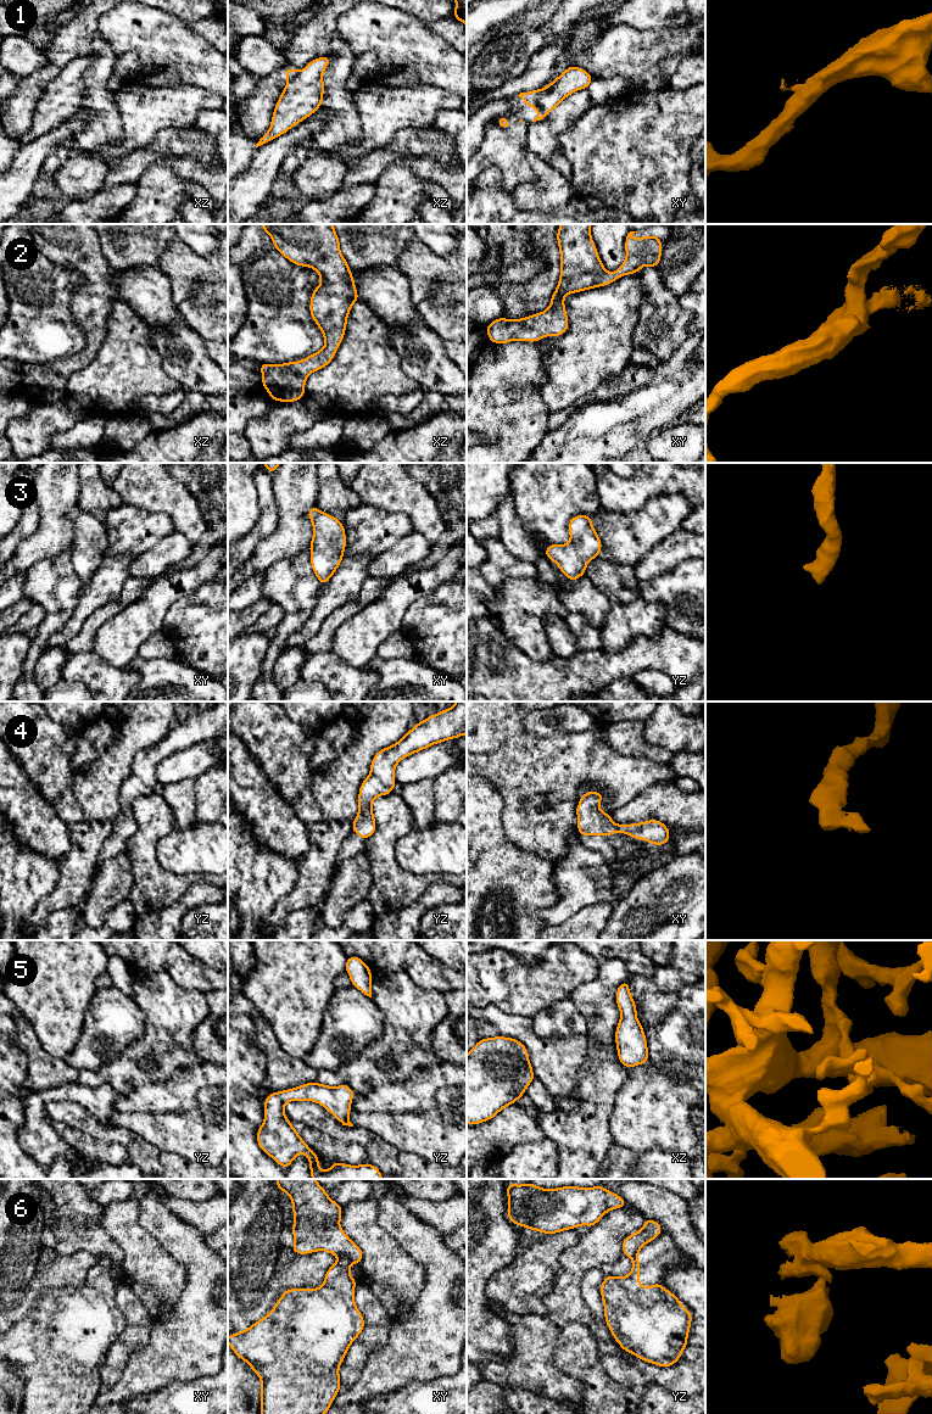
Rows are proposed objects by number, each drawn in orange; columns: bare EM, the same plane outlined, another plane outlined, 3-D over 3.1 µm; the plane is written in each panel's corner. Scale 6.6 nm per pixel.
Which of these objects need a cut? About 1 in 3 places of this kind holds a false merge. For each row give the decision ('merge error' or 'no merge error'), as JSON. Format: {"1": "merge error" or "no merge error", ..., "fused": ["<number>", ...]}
{"1": "merge error", "2": "no merge error", "3": "no merge error", "4": "no merge error", "5": "no merge error", "6": "merge error", "fused": ["1", "6"]}

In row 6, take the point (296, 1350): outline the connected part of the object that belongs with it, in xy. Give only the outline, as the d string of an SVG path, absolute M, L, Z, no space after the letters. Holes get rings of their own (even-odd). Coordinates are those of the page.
M337 1256L337 1262L327 1270L320 1287L283 1291L266 1317L228 1337L233 1352L261 1379L261 1414L327 1414L330 1409L341 1390L339 1368L351 1343L364 1329L364 1317L355 1303L357 1280L351 1276L350 1267L350 1258Z

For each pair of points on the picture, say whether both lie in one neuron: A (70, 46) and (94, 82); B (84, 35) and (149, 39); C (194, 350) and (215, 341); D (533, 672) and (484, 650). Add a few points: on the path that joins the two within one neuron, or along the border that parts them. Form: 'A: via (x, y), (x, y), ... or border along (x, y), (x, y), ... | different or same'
A: border along (96, 29), (91, 49), (87, 55) | different
B: border along (96, 20), (98, 29) | different
C: border along (187, 322), (201, 339), (205, 353), (215, 363) | different
D: via (520, 672), (506, 672), (496, 663) | same

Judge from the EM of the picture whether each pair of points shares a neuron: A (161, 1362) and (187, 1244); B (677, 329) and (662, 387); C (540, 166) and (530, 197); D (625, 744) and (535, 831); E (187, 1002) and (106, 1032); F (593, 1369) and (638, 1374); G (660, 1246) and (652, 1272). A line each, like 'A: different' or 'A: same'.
A: same
B: different
C: same
D: different
E: different
F: different
G: same

